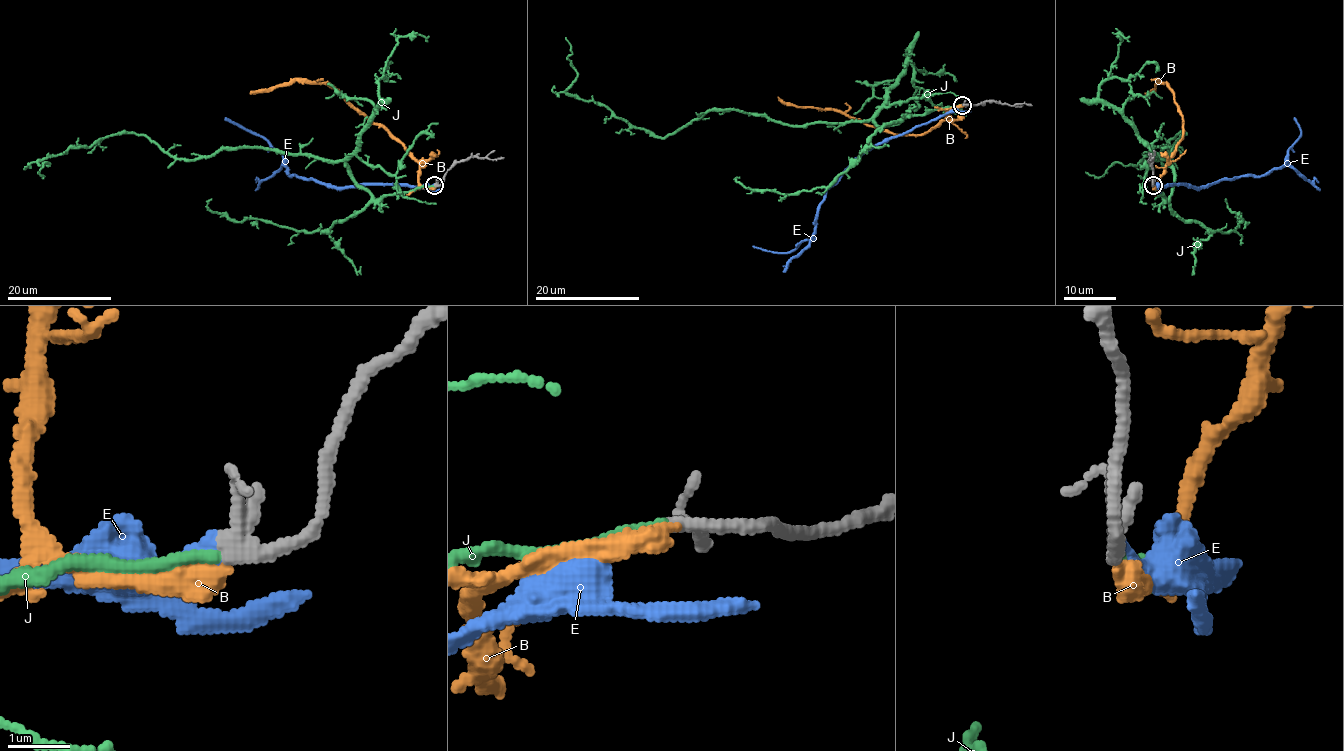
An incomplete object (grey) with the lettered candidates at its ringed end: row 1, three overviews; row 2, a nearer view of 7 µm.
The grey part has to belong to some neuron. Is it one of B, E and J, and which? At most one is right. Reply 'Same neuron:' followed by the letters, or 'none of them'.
Same neuron: J

